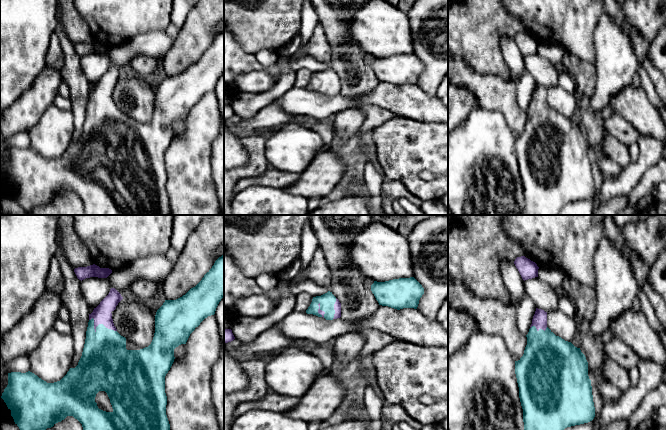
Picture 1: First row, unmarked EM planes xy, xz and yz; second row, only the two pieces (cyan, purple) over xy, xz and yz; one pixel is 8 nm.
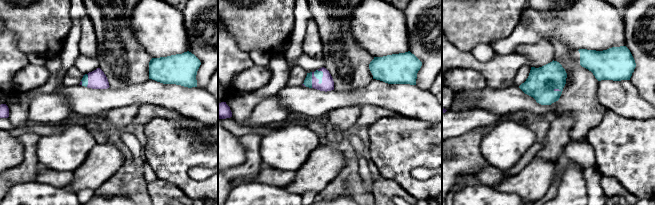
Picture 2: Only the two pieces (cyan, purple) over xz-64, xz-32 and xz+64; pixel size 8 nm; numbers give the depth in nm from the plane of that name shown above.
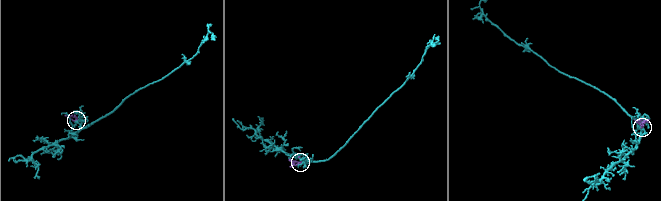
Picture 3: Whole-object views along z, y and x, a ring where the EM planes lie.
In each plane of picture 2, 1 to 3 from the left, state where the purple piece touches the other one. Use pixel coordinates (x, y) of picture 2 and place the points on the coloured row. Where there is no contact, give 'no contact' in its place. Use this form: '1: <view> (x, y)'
1: xz-64 (87, 80)
2: xz-32 (319, 80)
3: xz+64 (557, 88)

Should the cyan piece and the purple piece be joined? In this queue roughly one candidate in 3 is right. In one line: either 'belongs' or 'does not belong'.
belongs

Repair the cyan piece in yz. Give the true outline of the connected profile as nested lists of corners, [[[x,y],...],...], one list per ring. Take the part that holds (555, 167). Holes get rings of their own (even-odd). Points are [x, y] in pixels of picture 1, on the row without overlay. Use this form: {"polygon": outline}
{"polygon": [[[536,84],[523,132],[515,137],[515,150],[519,163],[519,174],[523,185],[525,215],[559,215],[561,208],[571,202],[592,197],[595,183],[591,156],[588,152],[588,138],[580,124],[556,112],[547,103],[547,88]]]}

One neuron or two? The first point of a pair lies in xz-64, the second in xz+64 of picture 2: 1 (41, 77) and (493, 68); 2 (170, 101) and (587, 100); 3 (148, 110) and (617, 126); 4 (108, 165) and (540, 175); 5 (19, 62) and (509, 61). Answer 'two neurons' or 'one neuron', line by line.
1: two neurons
2: two neurons
3: two neurons
4: one neuron
5: one neuron

